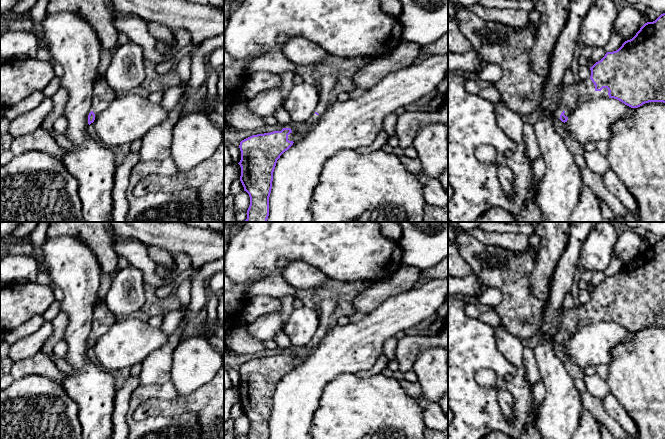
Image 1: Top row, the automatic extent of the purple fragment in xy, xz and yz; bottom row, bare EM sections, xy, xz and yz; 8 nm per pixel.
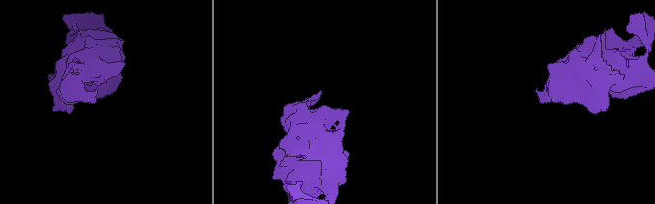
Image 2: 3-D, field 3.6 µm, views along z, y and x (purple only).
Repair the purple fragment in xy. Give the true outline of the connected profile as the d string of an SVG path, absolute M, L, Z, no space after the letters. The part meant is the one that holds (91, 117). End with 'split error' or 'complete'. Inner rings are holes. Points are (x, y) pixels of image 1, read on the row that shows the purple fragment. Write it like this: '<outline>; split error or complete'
M105 78L94 83L91 112L88 115L88 124L94 122L95 117L107 108L117 97Z; split error

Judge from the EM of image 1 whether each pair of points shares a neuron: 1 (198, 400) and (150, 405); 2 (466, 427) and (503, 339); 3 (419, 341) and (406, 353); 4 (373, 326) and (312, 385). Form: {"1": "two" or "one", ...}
{"1": "one", "2": "two", "3": "one", "4": "one"}

